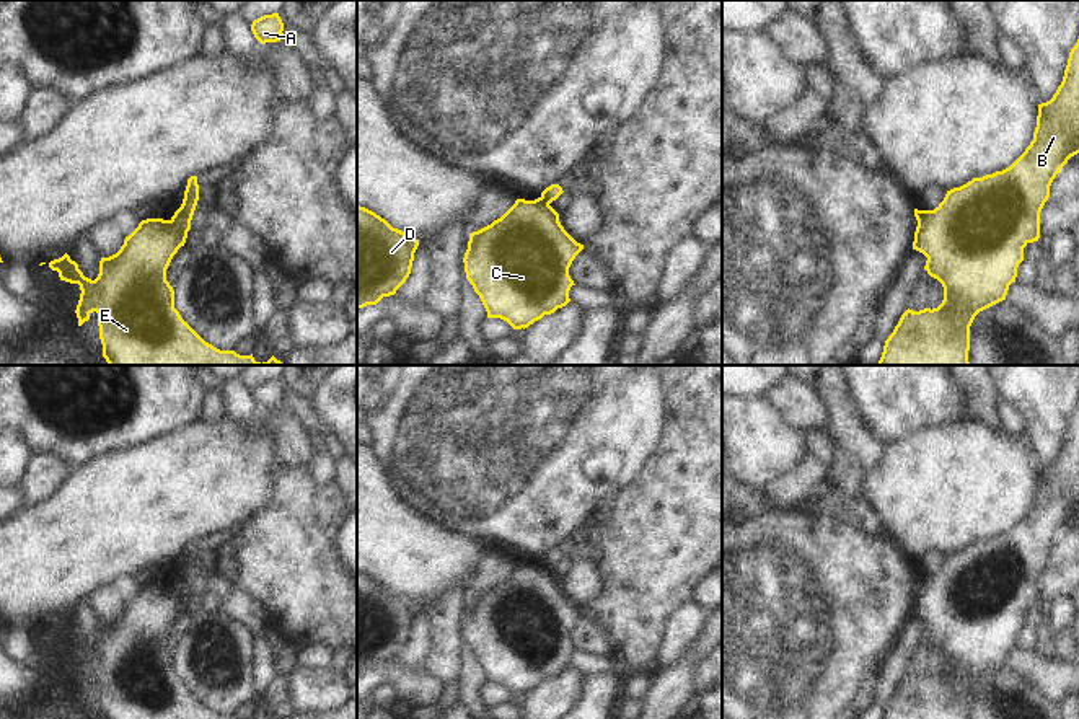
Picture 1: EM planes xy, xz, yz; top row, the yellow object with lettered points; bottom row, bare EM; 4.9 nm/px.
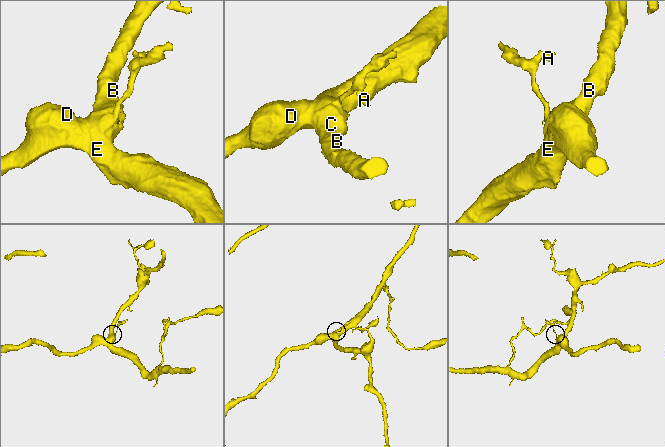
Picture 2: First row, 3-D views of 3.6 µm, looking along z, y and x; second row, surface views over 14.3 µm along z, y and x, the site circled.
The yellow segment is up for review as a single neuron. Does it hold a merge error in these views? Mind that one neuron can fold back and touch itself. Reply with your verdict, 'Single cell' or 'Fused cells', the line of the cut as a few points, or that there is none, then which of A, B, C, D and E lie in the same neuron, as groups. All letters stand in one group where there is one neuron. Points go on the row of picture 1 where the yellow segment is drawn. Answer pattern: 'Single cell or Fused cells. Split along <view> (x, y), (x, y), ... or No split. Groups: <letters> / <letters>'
Fused cells. Split along xy (175, 212), (180, 227), (186, 233). Groups: A / B C D E

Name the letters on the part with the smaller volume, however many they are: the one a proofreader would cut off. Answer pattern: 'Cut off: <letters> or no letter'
Cut off: A

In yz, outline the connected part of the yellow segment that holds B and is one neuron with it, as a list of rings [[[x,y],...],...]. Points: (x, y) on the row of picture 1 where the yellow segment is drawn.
[[[1079,39],[1069,52],[1061,85],[1053,98],[1038,104],[1033,140],[1006,170],[973,178],[960,187],[947,191],[934,210],[923,210],[914,232],[913,249],[927,261],[924,269],[944,287],[944,300],[937,308],[906,310],[883,346],[877,365],[970,365],[970,326],[975,316],[1006,300],[1009,285],[1015,282],[1017,267],[1024,261],[1024,248],[1040,238],[1040,212],[1050,197],[1050,186],[1068,160],[1079,153]]]

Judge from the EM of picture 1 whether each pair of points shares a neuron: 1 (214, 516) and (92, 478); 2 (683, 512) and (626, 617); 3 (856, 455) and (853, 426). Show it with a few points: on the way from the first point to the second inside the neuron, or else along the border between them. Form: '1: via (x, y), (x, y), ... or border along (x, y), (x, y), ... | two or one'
1: via (183, 499), (123, 499) | one
2: via (660, 538), (651, 551), (649, 568), (639, 591) | one
3: via (856, 449), (853, 432) | one

